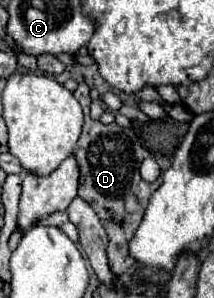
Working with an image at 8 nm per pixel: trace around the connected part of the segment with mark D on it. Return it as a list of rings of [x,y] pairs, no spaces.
[[[79,83],[77,91],[73,93],[75,99],[81,103],[85,113],[85,125],[83,133],[75,145],[75,157],[79,161],[81,169],[81,183],[79,183],[79,197],[85,199],[93,211],[99,215],[107,237],[107,259],[109,267],[115,275],[123,275],[129,267],[133,267],[137,261],[129,255],[129,241],[133,237],[133,231],[137,229],[139,221],[143,219],[143,213],[147,209],[147,201],[151,193],[161,185],[161,177],[155,183],[145,183],[139,177],[139,163],[149,157],[151,153],[141,147],[139,139],[131,129],[123,129],[117,123],[103,125],[101,121],[91,119],[89,115],[89,87],[85,83]]]

